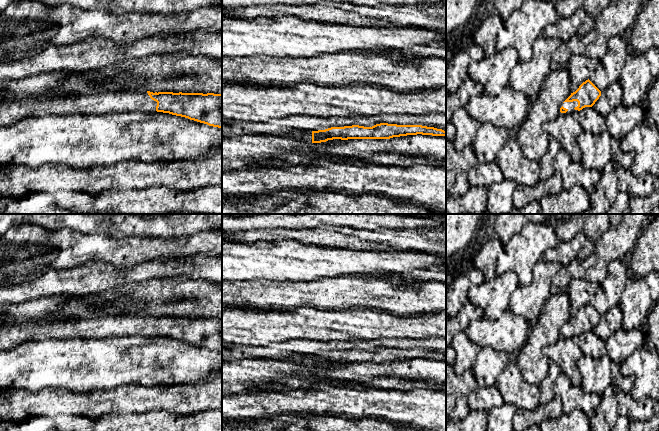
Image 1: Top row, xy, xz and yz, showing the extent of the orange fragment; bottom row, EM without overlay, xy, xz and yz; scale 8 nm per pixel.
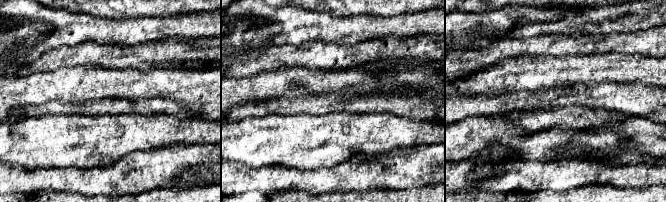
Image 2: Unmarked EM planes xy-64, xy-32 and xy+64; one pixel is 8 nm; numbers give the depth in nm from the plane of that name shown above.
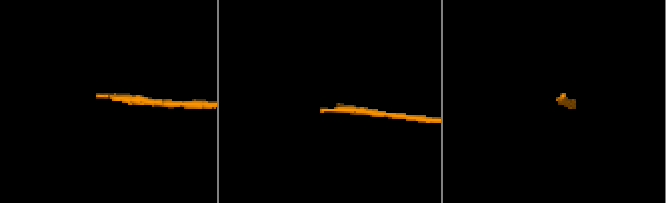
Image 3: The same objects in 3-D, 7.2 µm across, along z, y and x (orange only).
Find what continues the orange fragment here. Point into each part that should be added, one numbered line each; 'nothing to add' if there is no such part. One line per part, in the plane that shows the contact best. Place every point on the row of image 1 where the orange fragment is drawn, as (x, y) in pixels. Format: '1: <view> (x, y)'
1: yz (570, 106)

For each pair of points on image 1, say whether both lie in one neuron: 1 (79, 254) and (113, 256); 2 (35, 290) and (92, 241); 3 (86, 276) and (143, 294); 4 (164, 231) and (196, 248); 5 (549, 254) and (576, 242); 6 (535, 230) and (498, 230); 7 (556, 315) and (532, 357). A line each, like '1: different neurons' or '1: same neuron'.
1: same neuron
2: different neurons
3: different neurons
4: different neurons
5: same neuron
6: different neurons
7: same neuron

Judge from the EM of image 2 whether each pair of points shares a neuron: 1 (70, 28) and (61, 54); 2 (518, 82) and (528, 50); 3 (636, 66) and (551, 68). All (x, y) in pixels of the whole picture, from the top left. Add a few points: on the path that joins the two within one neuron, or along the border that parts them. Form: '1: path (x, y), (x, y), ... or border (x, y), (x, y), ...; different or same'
1: border (87, 41), (73, 46), (60, 45), (42, 53); different
2: border (549, 55), (519, 56), (508, 61); different
3: path (615, 66), (572, 68); same

